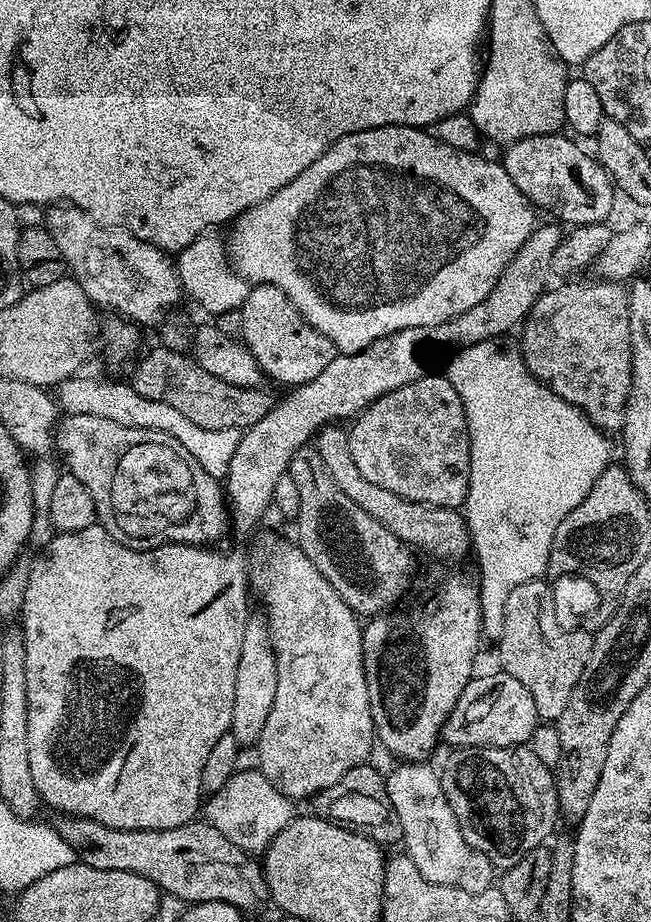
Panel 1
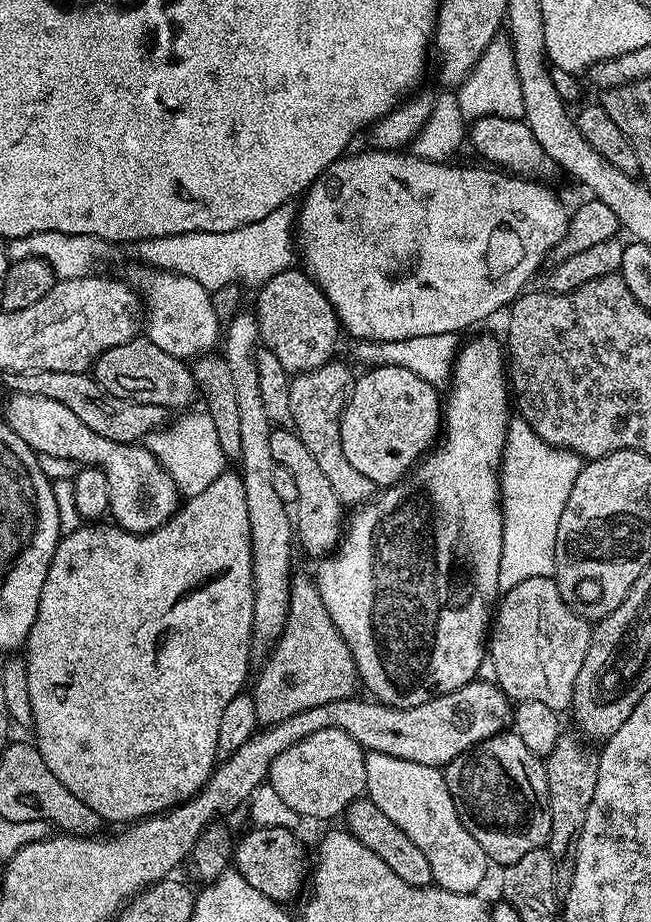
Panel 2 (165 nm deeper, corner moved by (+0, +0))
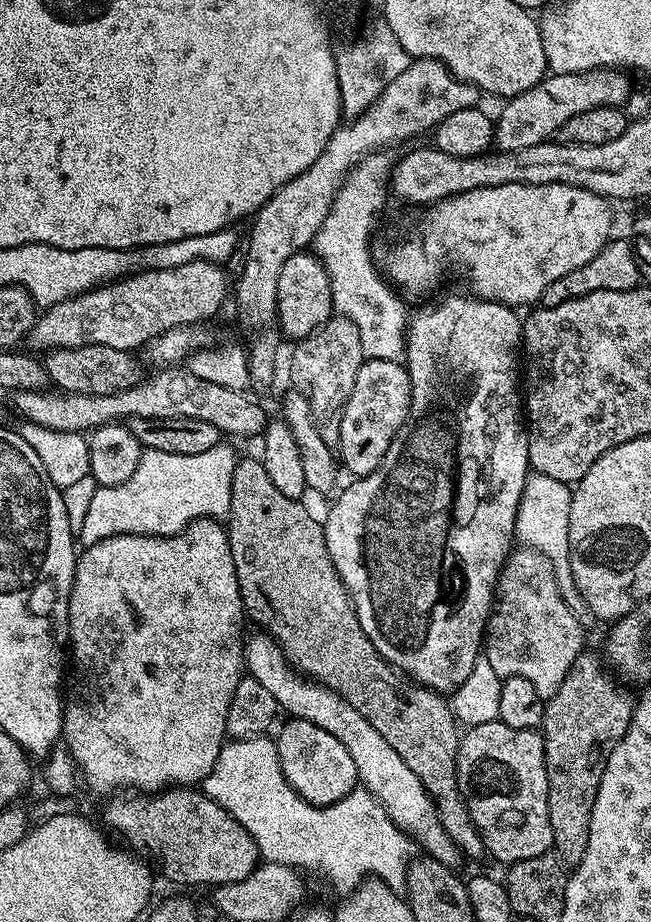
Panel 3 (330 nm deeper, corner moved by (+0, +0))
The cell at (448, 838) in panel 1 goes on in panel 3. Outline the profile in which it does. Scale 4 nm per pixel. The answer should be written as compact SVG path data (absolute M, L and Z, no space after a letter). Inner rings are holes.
M249 635L244 646L247 675L262 682L262 686L274 694L277 709L281 713L289 712L287 715L291 719L316 724L326 730L326 734L338 738L338 742L342 742L342 746L346 746L346 751L354 758L359 783L383 806L388 817L408 835L413 845L420 847L421 844L424 847L421 849L427 855L433 856L450 869L459 869L462 861L460 847L450 838L446 826L442 826L436 804L418 780L418 774L414 774L414 770L410 770L410 766L398 758L394 746L390 746L390 742L386 742L386 738L382 738L382 734L378 734L378 730L374 730L374 726L370 726L370 722L366 722L366 718L358 714L354 706L350 706L350 702L340 699L338 694L322 684L309 682L297 672L271 635L256 635L260 636Z

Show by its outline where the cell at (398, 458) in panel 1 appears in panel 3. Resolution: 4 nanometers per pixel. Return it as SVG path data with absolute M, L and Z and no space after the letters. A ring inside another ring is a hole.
M365 359L344 407L338 449L343 467L345 464L353 477L368 476L379 469L386 450L390 450L390 442L394 442L398 430L408 420L411 405L412 377L407 367L398 360Z

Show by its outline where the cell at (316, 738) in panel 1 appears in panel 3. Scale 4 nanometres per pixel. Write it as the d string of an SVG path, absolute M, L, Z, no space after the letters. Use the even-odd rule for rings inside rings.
M304 720L287 721L284 736L275 737L278 758L282 766L284 781L289 784L306 802L324 808L328 804L336 804L346 798L357 787L358 777L354 758L346 751L346 746L338 742L326 730L316 724L308 724Z

